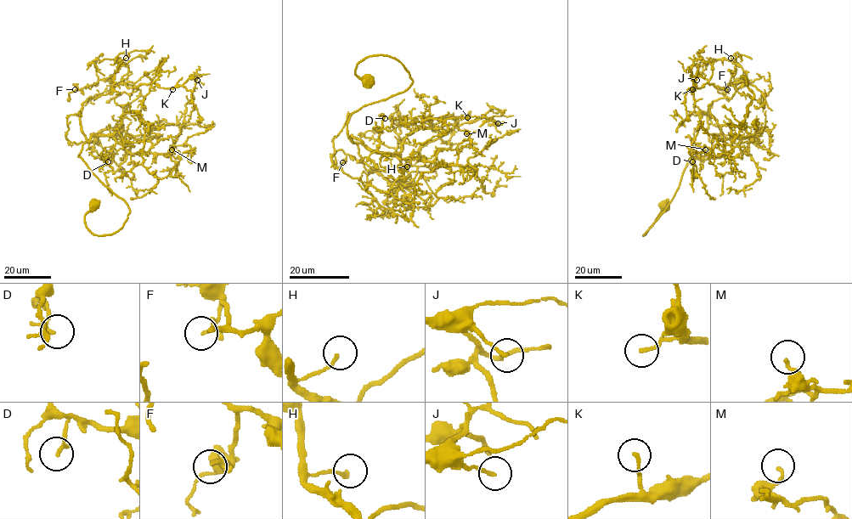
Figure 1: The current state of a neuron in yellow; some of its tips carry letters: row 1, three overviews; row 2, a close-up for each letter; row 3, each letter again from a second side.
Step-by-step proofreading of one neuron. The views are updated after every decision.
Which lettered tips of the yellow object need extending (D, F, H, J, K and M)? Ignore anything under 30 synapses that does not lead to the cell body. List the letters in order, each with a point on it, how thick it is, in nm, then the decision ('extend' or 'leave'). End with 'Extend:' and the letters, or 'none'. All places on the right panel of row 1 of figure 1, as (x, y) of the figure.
D: place (692, 161); calibre 110 nm; leave
F: place (727, 89); calibre 130 nm; leave
H: place (730, 58); calibre 140 nm; leave
J: place (696, 80); calibre 150 nm; leave
K: place (692, 89); calibre 140 nm; leave
M: place (705, 149); calibre 140 nm; leave
Extend: none

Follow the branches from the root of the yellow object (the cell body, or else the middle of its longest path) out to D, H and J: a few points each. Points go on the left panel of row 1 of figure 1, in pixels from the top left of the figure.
D: (94, 205), (85, 223), (97, 235), (117, 232), (130, 212), (78, 156), (82, 145), (110, 135), (108, 161)
H: (94, 205), (85, 223), (97, 235), (130, 212), (78, 156), (82, 104), (121, 81), (126, 58)
J: (94, 205), (85, 223), (97, 235), (130, 212), (78, 156), (82, 104), (122, 81), (197, 80)

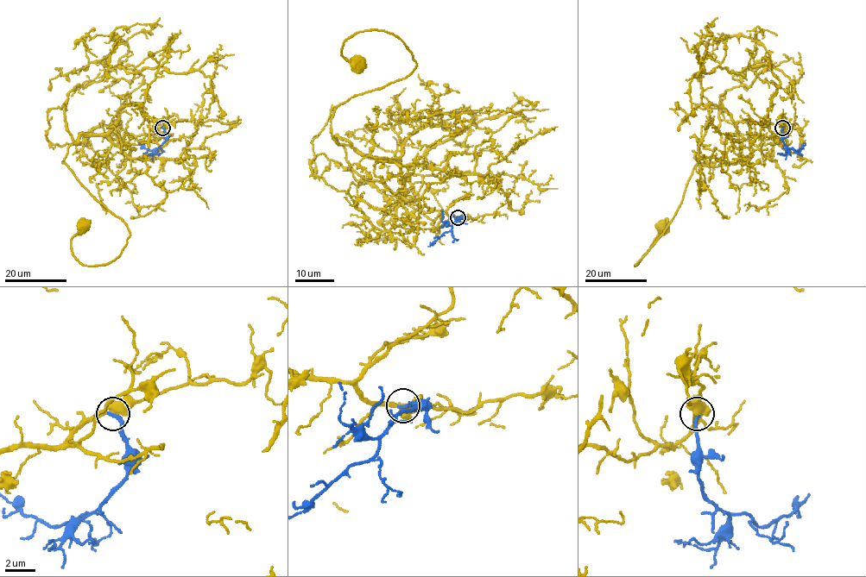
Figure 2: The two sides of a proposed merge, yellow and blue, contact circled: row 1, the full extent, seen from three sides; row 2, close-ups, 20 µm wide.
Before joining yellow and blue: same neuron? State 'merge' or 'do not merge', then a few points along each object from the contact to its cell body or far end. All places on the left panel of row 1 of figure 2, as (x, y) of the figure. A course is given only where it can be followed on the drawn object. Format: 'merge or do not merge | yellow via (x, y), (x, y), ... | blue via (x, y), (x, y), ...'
merge | yellow via (162, 127), (117, 121), (69, 147), (127, 245), (85, 266), (84, 225) | blue via (162, 128), (165, 141), (159, 147), (149, 151), (139, 143)

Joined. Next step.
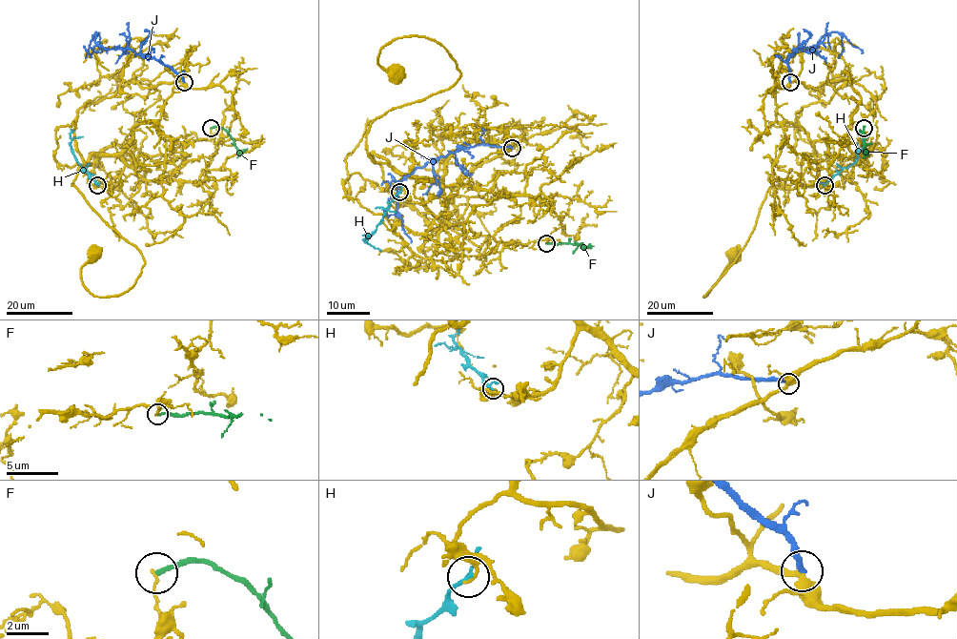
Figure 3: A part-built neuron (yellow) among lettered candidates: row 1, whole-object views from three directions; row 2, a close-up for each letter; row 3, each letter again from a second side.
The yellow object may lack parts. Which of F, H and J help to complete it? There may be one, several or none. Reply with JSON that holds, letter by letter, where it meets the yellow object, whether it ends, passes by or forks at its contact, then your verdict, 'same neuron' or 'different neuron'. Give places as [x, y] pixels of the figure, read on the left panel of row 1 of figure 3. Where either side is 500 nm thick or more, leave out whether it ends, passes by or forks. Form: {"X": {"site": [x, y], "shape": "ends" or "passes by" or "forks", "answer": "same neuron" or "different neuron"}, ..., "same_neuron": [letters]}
{"F": {"site": [211, 128], "shape": "ends", "answer": "different neuron"}, "H": {"site": [97, 185], "shape": "passes by", "answer": "different neuron"}, "J": {"site": [184, 82], "shape": "ends", "answer": "different neuron"}, "same_neuron": []}

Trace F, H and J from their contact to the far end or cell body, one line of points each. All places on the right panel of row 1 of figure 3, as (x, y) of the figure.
F: (864, 128), (865, 148)
H: (824, 185), (855, 160), (856, 154), (863, 146), (862, 140), (868, 136)
J: (790, 81), (787, 61), (790, 56), (798, 48), (816, 46), (829, 33), (840, 32), (862, 53)

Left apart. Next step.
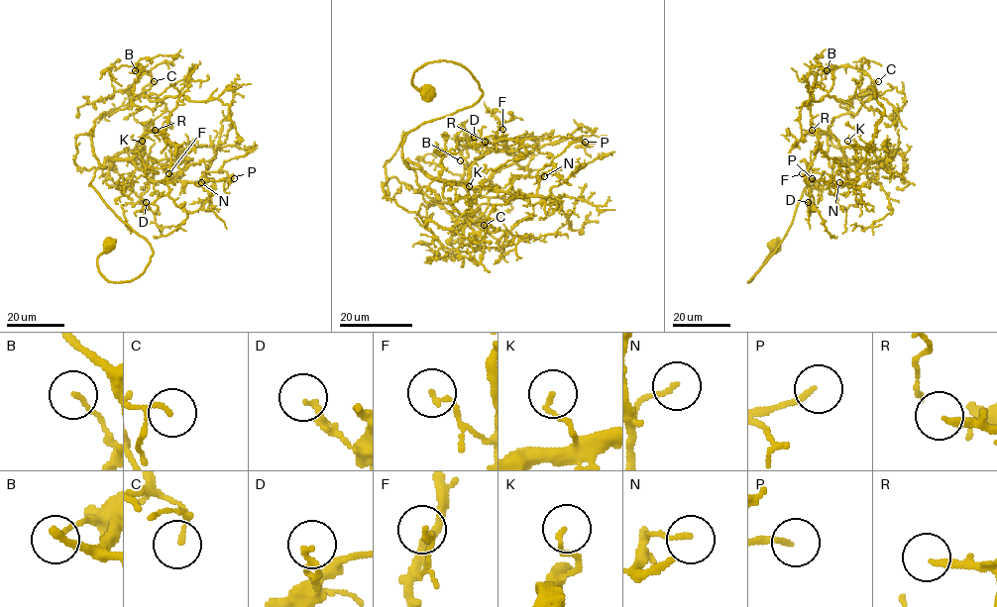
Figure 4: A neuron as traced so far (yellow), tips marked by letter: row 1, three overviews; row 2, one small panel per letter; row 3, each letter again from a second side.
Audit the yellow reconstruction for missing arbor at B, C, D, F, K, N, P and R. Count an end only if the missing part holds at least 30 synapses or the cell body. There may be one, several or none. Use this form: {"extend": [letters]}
{"extend": ["R"]}

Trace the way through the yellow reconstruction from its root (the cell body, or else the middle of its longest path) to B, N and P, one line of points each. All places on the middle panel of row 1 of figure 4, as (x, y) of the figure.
B: (426, 93), (413, 73), (441, 60), (463, 65), (483, 92), (402, 146), (419, 187), (477, 221), (460, 160)
N: (426, 93), (413, 73), (452, 60), (483, 95), (411, 130), (408, 167), (512, 194), (535, 195), (544, 176)
P: (426, 93), (413, 73), (441, 60), (483, 92), (406, 135), (403, 161), (433, 177), (535, 195), (585, 142)

